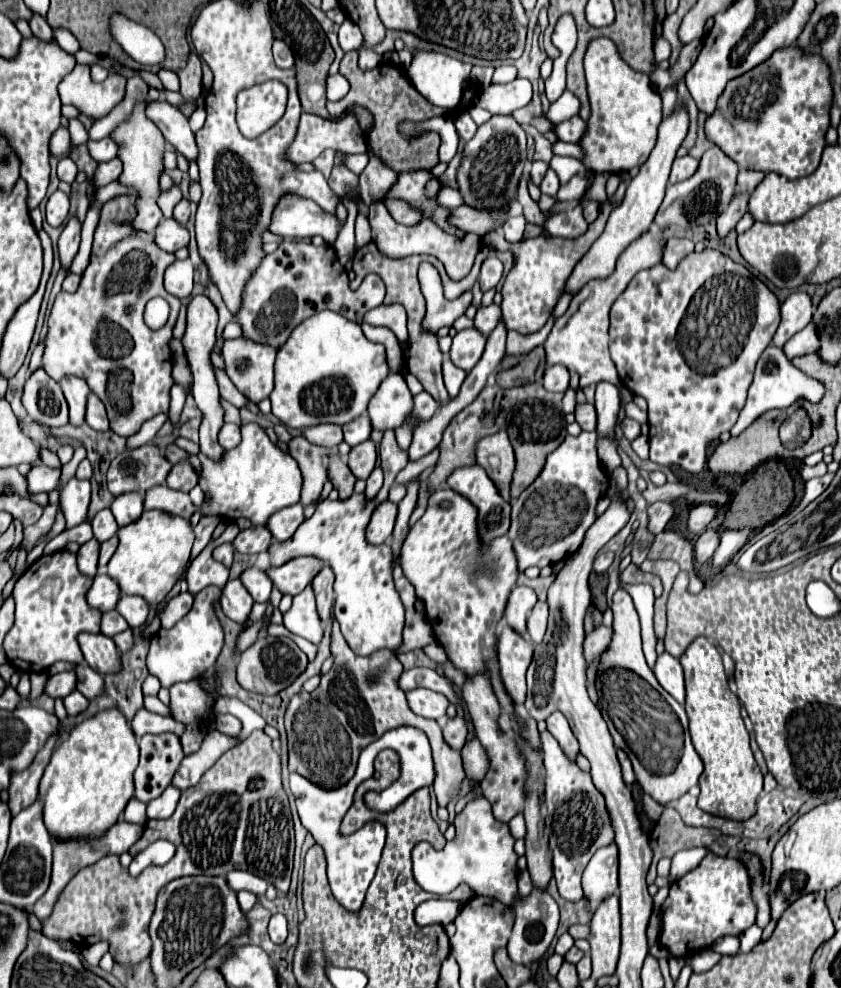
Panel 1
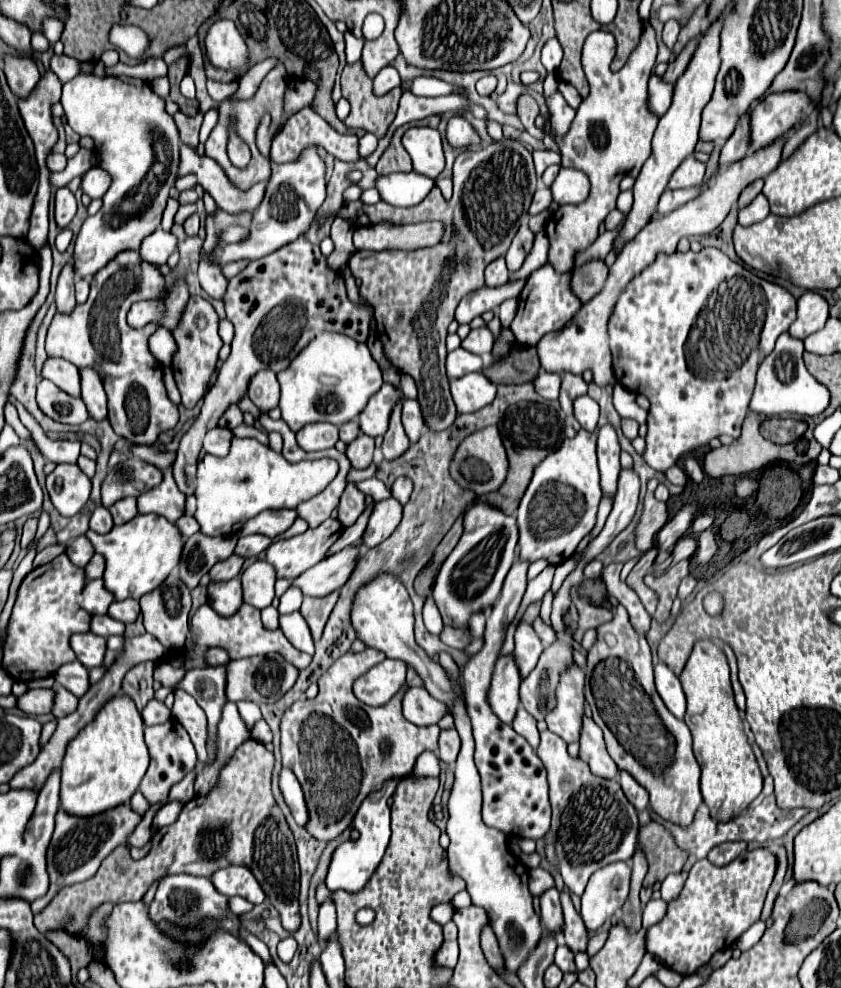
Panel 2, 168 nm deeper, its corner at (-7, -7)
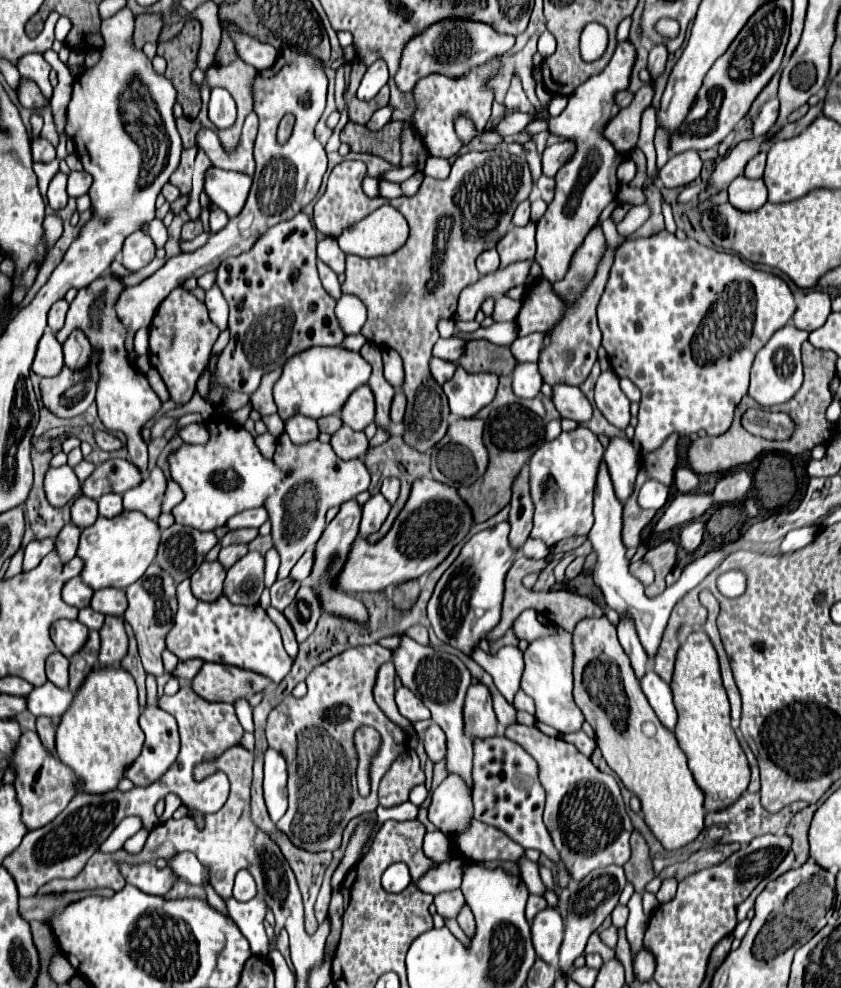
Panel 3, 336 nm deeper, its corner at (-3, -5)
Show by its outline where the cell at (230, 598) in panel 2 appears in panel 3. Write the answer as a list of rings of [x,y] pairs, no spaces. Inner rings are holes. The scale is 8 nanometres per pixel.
[[[203,561],[191,575],[191,591],[203,601],[213,601],[223,593],[225,569],[219,561]]]

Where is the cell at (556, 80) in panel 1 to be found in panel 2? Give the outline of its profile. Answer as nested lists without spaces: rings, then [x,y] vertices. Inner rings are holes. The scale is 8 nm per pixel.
[[[549,73],[545,79],[545,103],[549,109],[551,129],[557,137],[565,137],[569,133],[569,127],[575,119],[575,109],[571,109],[563,95],[559,93],[559,79],[555,73]]]

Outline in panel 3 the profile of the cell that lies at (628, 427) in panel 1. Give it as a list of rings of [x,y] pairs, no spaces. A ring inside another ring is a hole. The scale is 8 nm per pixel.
[[[603,371],[595,383],[595,405],[603,417],[617,429],[629,425],[629,399],[619,387],[619,377],[613,371]]]

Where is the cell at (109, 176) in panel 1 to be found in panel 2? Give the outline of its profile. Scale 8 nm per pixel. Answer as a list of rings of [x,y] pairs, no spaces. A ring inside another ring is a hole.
[[[93,167],[83,175],[81,181],[81,189],[83,193],[87,193],[91,199],[101,199],[103,193],[107,193],[107,189],[111,187],[111,175],[105,169]]]

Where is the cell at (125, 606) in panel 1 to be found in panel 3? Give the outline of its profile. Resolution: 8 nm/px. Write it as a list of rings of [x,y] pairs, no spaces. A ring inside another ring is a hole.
[[[113,587],[93,591],[91,607],[103,615],[123,615],[123,611],[127,609],[125,591],[113,589]]]

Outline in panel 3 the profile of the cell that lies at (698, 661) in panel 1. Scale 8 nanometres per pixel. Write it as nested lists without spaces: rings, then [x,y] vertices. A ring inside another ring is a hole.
[[[693,631],[677,651],[671,679],[673,703],[679,713],[675,739],[689,759],[689,769],[697,785],[705,791],[705,809],[715,813],[729,807],[749,785],[749,765],[745,753],[729,725],[729,701],[721,683],[717,653],[705,631]]]

